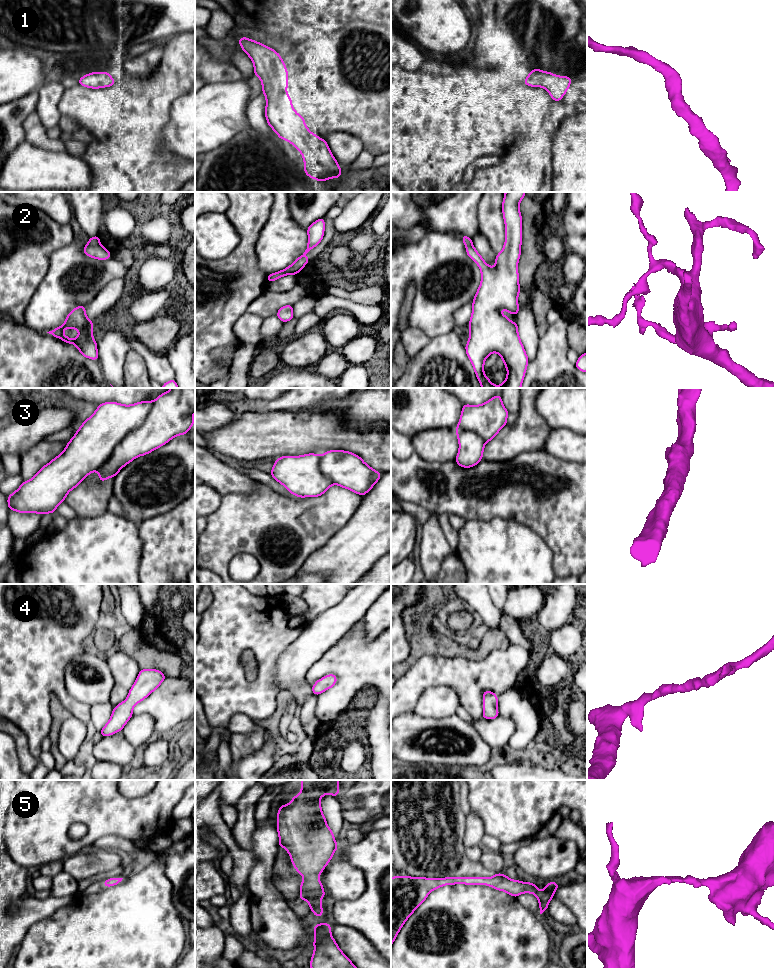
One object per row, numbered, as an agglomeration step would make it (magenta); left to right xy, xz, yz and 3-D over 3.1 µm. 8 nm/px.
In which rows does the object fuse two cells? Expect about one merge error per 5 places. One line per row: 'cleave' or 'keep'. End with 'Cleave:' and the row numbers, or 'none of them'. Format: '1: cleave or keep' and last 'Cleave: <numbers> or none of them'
1: keep
2: cleave
3: keep
4: keep
5: keep
Cleave: 2

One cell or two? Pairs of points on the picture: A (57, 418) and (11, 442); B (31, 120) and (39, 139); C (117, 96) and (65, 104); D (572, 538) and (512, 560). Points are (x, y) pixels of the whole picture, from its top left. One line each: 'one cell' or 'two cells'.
A: one cell
B: one cell
C: one cell
D: two cells

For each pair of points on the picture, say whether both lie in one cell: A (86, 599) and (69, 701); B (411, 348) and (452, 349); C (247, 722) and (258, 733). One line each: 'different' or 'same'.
A: same
B: different
C: different

